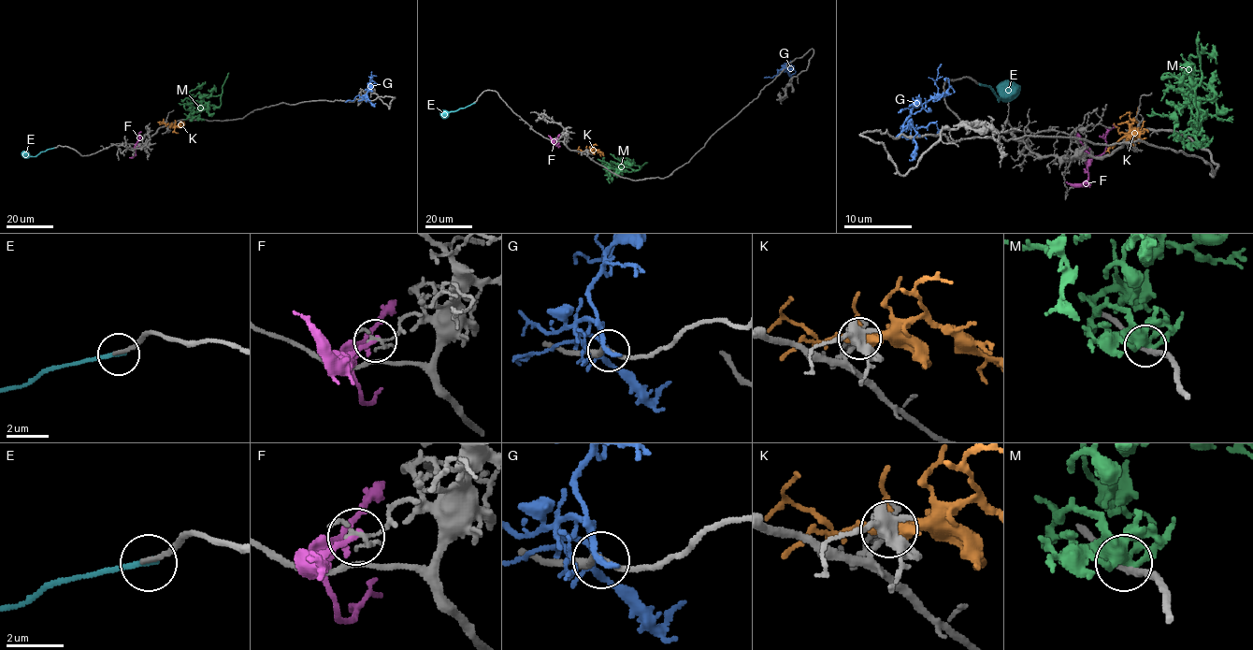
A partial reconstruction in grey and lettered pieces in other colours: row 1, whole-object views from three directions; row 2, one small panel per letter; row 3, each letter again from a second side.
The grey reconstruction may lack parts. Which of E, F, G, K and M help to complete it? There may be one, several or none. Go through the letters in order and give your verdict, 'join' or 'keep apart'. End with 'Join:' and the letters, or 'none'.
E: keep apart
F: keep apart
G: keep apart
K: keep apart
M: keep apart
Join: none

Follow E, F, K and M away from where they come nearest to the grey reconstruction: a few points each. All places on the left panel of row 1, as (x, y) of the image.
E: (55, 148), (35, 156), (21, 152)
F: (138, 146), (135, 147), (141, 131)
K: (167, 126), (184, 123)
M: (197, 120), (198, 117), (188, 116), (191, 104), (221, 105), (221, 95), (199, 97)

